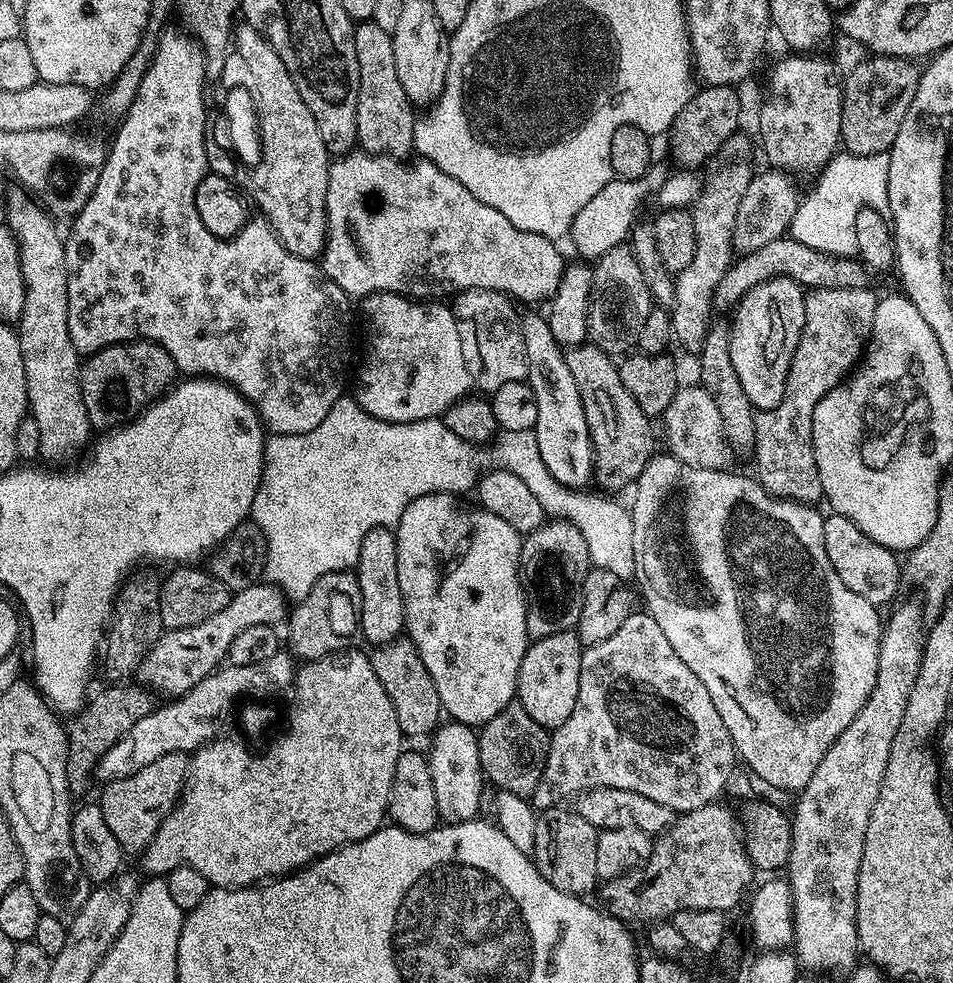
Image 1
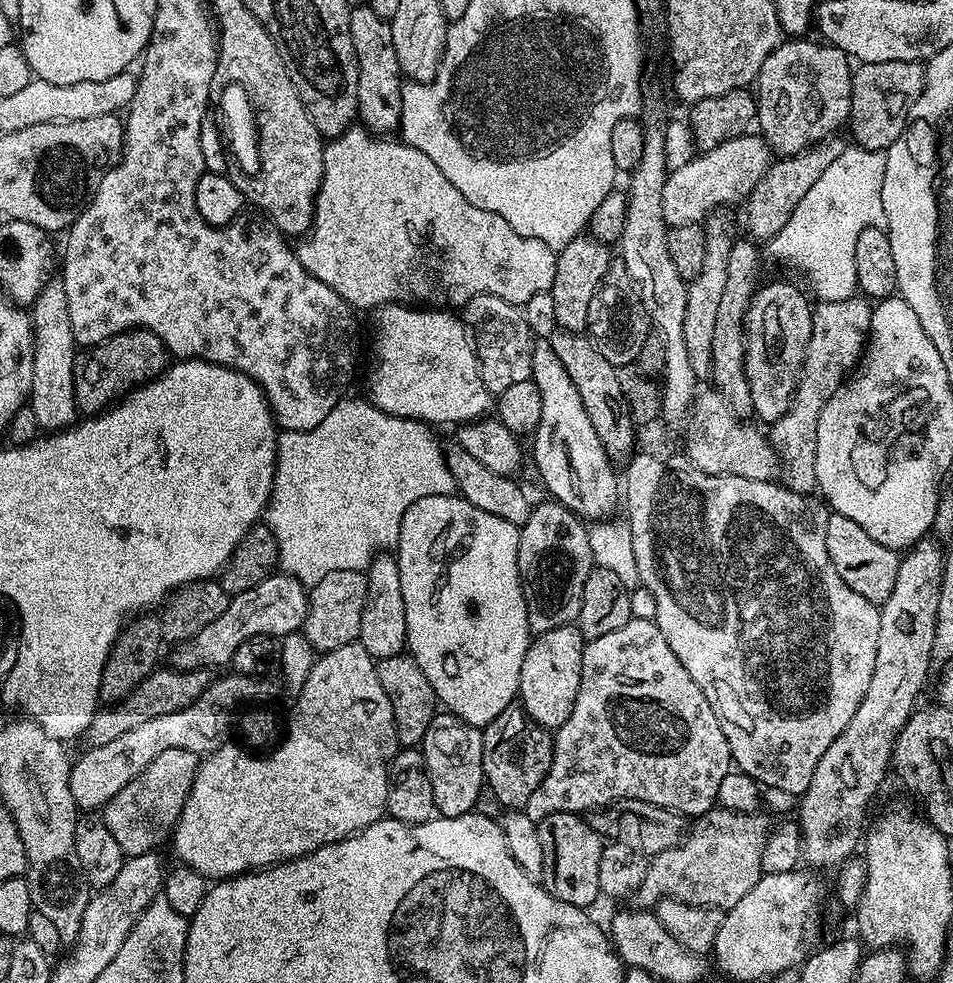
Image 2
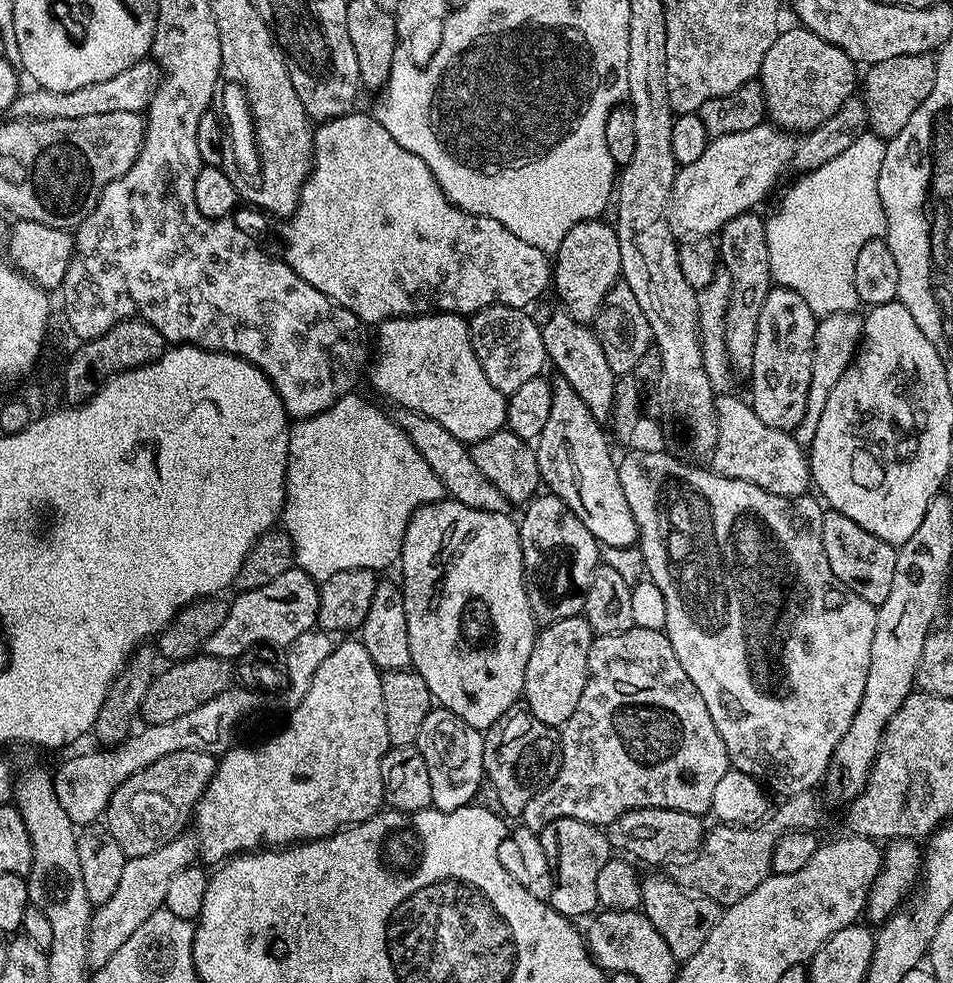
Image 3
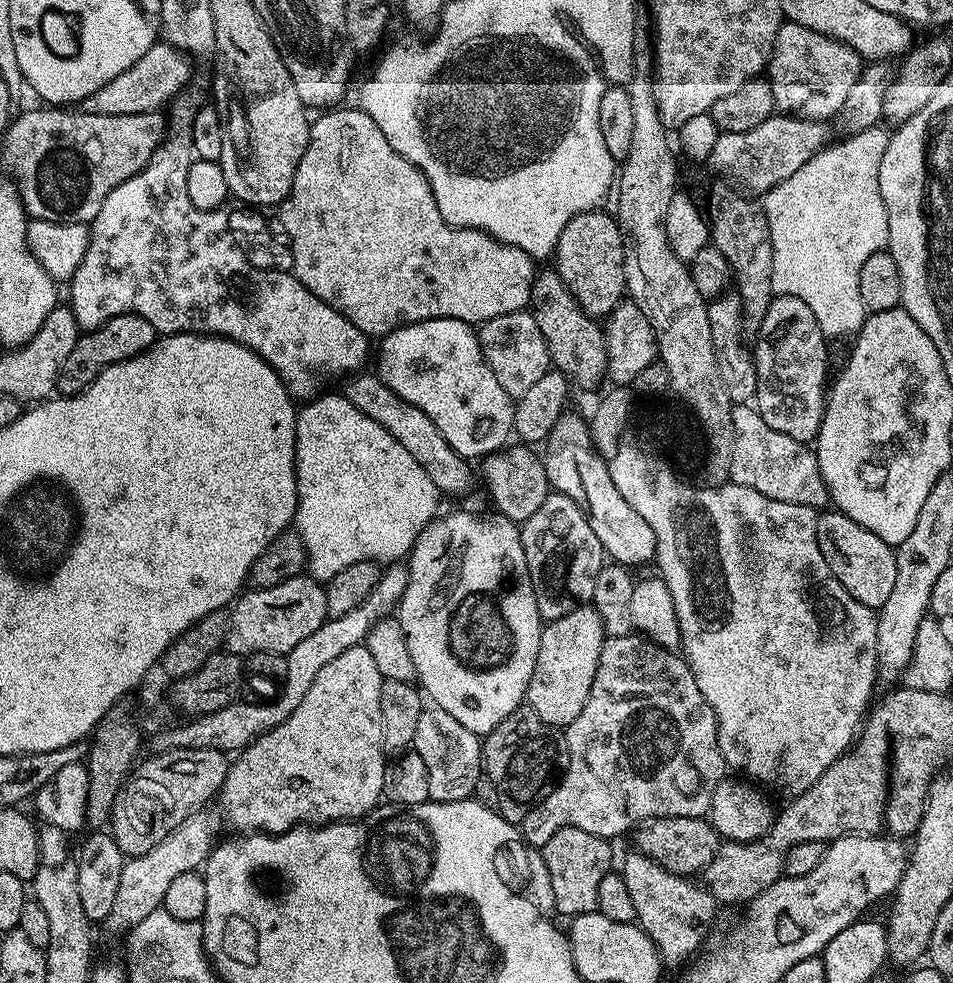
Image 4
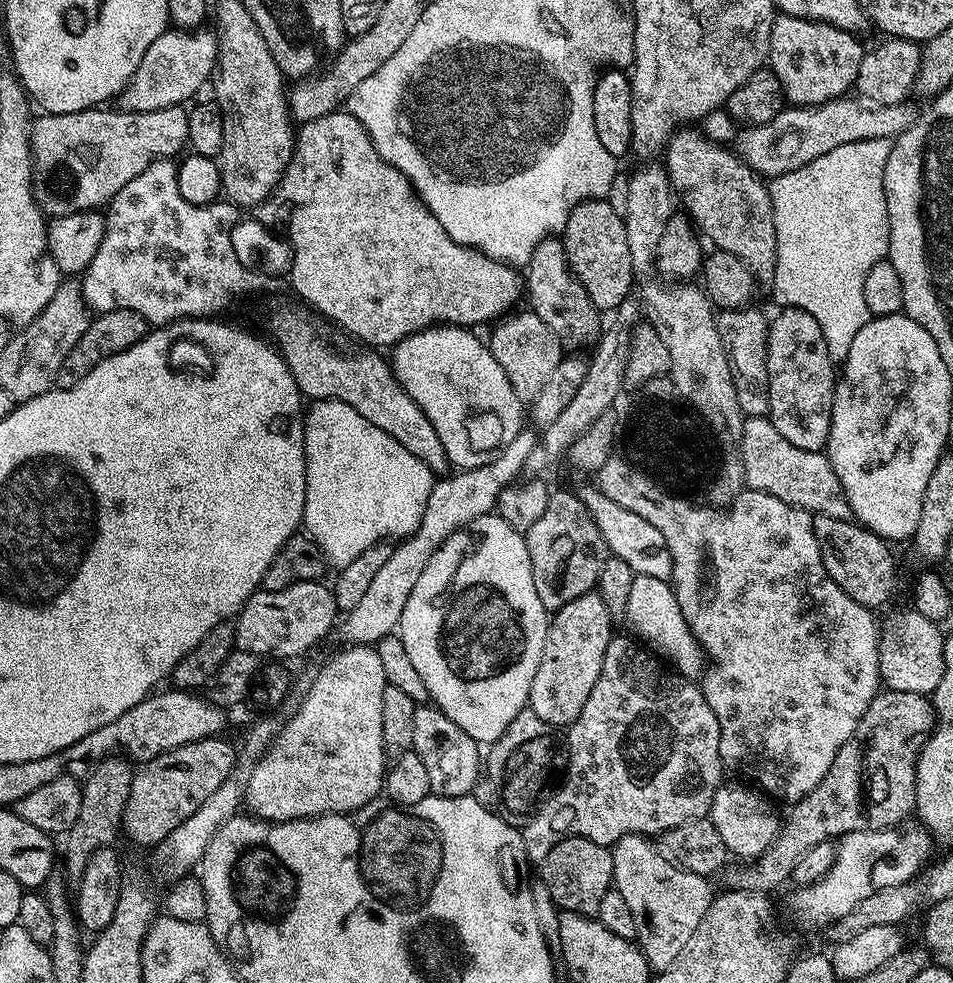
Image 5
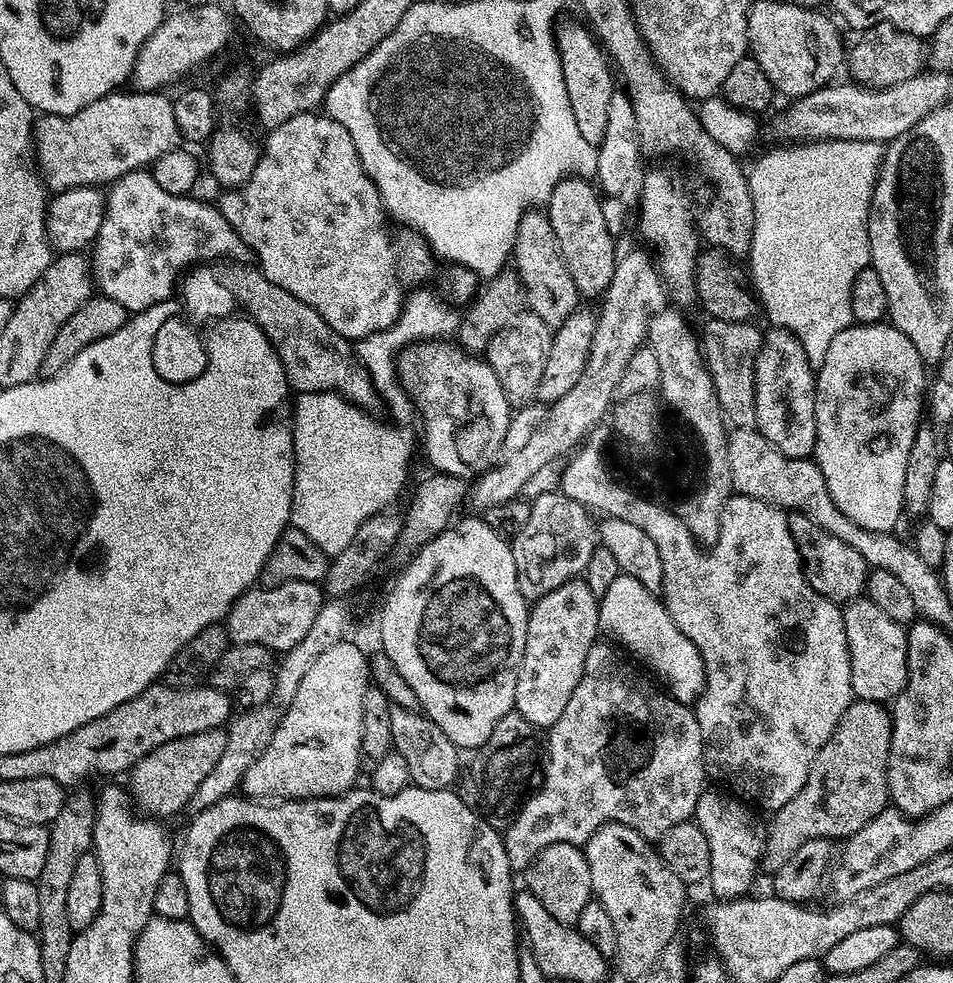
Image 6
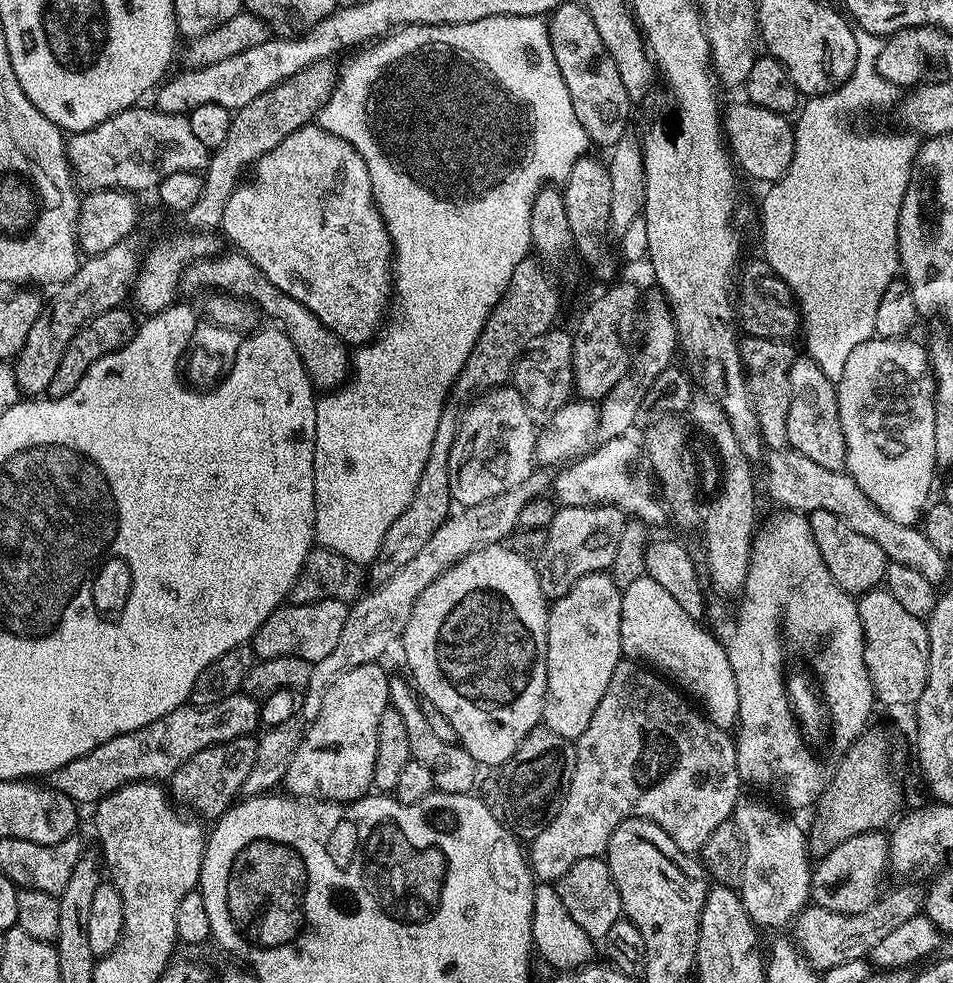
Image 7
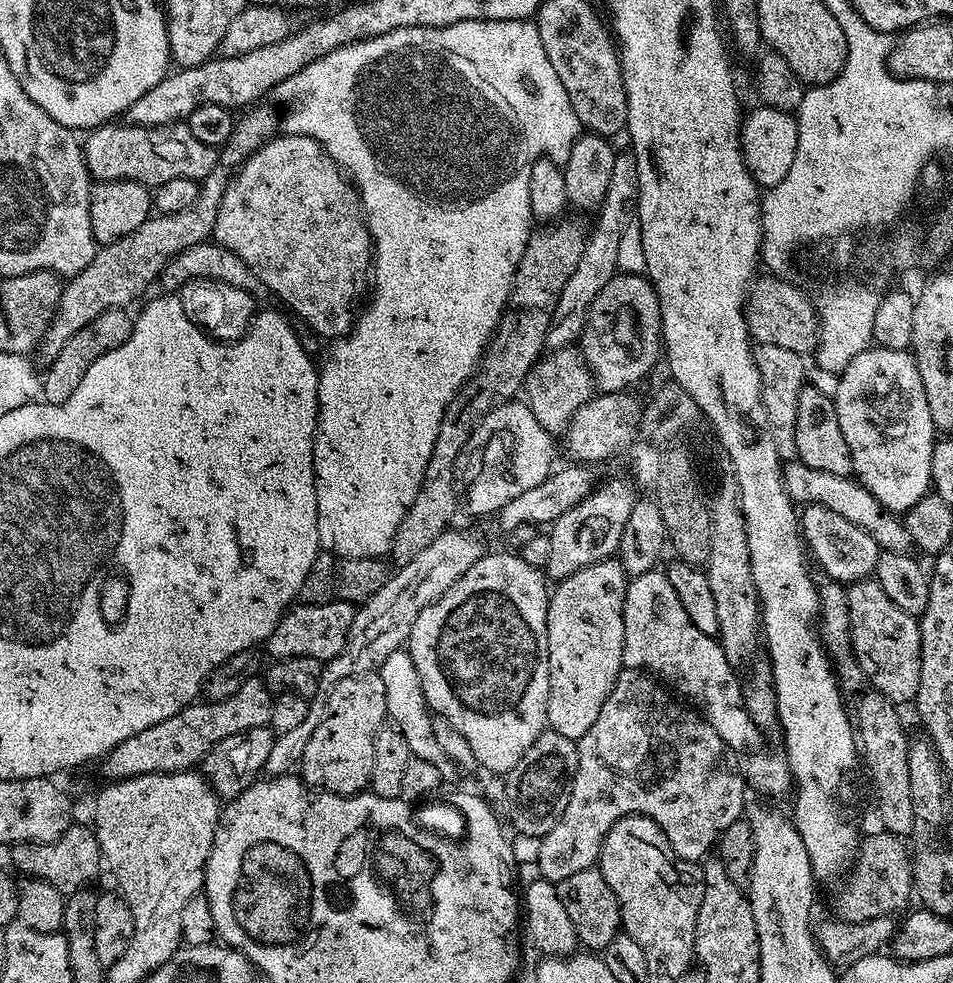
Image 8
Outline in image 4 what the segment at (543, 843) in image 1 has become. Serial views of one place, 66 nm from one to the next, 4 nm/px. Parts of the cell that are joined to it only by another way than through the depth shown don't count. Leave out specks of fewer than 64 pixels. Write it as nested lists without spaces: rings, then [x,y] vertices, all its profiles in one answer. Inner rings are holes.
[[[563,828],[546,842],[542,849],[546,866],[549,867],[550,879],[554,884],[556,912],[566,918],[586,915],[597,911],[598,885],[607,872],[613,871],[612,847],[609,841],[594,834],[586,834],[586,830]]]

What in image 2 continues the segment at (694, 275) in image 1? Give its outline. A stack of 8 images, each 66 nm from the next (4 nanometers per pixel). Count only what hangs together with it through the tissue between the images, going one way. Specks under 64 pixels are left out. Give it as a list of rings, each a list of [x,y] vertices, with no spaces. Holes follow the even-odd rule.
[[[717,210],[703,221],[706,238],[706,259],[702,270],[693,280],[687,281],[686,318],[682,322],[682,338],[686,342],[686,352],[698,374],[704,374],[712,367],[710,342],[714,339],[714,321],[722,299],[722,289],[726,286],[726,262],[730,258],[730,246],[738,238],[738,232],[727,216],[727,211]]]

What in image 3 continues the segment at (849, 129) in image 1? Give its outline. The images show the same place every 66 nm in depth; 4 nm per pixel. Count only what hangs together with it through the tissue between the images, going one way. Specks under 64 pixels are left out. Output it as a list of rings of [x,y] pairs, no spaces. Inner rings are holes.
[[[902,54],[902,58],[886,58],[886,62],[873,64],[865,72],[868,73],[865,76],[863,73],[862,76],[862,92],[864,88],[862,99],[868,115],[868,128],[872,134],[879,136],[885,142],[893,140],[902,130],[902,126],[906,126],[906,122],[910,122],[910,114],[914,114],[914,110],[918,110],[918,106],[922,106],[922,102],[926,102],[930,90],[934,90],[936,56],[932,54]]]

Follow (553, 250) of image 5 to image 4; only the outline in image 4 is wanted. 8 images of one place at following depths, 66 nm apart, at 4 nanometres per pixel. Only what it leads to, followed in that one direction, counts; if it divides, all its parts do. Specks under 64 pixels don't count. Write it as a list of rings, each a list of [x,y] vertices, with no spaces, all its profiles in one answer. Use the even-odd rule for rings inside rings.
[[[555,270],[537,271],[536,280],[532,283],[530,311],[542,330],[542,338],[548,347],[548,359],[555,371],[567,376],[575,387],[577,384],[580,388],[592,388],[600,378],[602,380],[605,377],[608,370],[608,350],[604,346],[603,327],[593,317],[587,316],[582,310],[582,306],[578,306],[574,294],[570,294],[566,282],[562,282],[562,278]]]

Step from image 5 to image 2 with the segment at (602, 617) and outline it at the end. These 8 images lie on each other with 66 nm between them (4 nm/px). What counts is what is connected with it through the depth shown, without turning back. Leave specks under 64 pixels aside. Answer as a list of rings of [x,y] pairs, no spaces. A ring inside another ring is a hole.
[[[575,623],[558,626],[554,630],[546,630],[541,636],[535,637],[526,650],[526,658],[522,658],[522,674],[518,700],[528,711],[528,717],[542,727],[555,730],[570,718],[570,710],[574,710],[574,698],[578,698],[578,686],[582,682],[582,654],[586,641]]]

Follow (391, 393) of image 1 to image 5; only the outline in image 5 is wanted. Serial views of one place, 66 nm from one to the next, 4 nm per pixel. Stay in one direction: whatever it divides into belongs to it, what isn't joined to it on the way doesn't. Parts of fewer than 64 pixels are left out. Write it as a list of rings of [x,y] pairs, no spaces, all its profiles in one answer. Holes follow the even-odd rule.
[[[433,326],[423,328],[421,332],[415,332],[404,340],[400,340],[390,352],[393,376],[396,377],[396,381],[402,386],[402,390],[406,390],[406,394],[410,394],[410,398],[414,398],[414,402],[418,402],[418,406],[424,411],[426,418],[430,418],[430,422],[434,426],[434,430],[446,450],[449,461],[460,470],[479,468],[481,465],[486,465],[488,461],[492,460],[494,454],[499,453],[500,449],[521,435],[520,427],[526,424],[525,401],[520,399],[520,395],[514,390],[514,386],[510,386],[510,378],[506,378],[506,372],[502,370],[502,366],[498,366],[498,362],[494,358],[489,345],[485,341],[483,344],[472,332],[475,331],[469,330],[464,326]]]

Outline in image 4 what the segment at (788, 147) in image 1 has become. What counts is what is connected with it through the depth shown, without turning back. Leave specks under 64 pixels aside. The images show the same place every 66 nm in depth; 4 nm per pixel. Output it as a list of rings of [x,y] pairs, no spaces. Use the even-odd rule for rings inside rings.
[[[791,22],[781,23],[766,65],[777,109],[790,116],[823,122],[830,121],[831,116],[833,119],[844,107],[861,71],[860,56],[850,46]]]

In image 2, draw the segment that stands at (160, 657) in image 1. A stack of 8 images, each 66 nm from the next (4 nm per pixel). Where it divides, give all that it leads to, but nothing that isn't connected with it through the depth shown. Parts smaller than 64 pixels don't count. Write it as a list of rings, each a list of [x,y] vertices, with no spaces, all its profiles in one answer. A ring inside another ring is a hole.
[[[273,574],[258,582],[250,590],[242,590],[242,594],[231,597],[223,614],[214,618],[206,630],[198,630],[194,638],[184,640],[171,649],[171,667],[181,670],[189,668],[207,668],[216,670],[219,664],[231,665],[234,650],[246,642],[246,638],[255,636],[275,636],[283,638],[292,632],[301,631],[308,613],[309,589],[299,584],[293,576]]]

